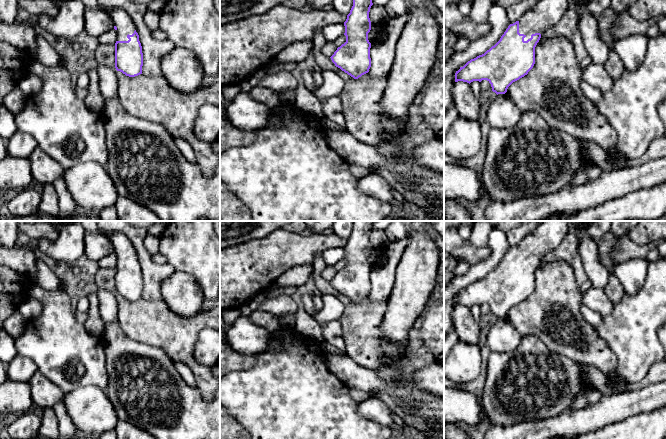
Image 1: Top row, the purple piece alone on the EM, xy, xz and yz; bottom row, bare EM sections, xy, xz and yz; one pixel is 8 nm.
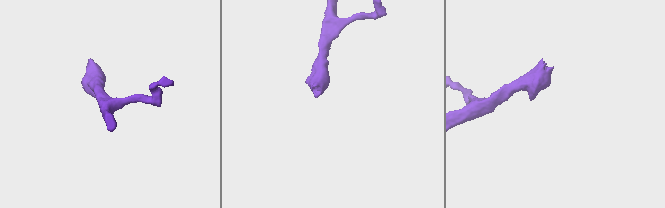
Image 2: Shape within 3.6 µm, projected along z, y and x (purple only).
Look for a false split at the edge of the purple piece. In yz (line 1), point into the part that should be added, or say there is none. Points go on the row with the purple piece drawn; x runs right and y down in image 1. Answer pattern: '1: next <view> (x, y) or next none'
1: next yz (547, 13)

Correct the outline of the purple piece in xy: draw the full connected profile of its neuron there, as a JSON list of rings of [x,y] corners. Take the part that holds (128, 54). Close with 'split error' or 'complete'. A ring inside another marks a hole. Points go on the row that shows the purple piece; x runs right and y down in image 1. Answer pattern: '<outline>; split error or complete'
[[[115,8],[110,16],[117,33],[115,43],[116,70],[129,77],[142,74],[142,46],[130,16],[121,8]]]; split error

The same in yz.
[[[537,0],[535,7],[523,14],[518,21],[510,24],[500,40],[484,54],[468,61],[455,73],[455,82],[487,80],[492,91],[505,94],[508,87],[524,77],[535,64],[535,47],[541,38],[541,33],[555,26],[569,7],[568,0]]]; split error

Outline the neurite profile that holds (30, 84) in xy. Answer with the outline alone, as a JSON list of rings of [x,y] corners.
[[[29,72],[18,83],[17,86],[27,97],[39,92],[42,88],[42,79],[36,74]]]

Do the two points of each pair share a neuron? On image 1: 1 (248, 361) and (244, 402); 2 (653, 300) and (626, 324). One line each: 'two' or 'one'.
1: two
2: one

